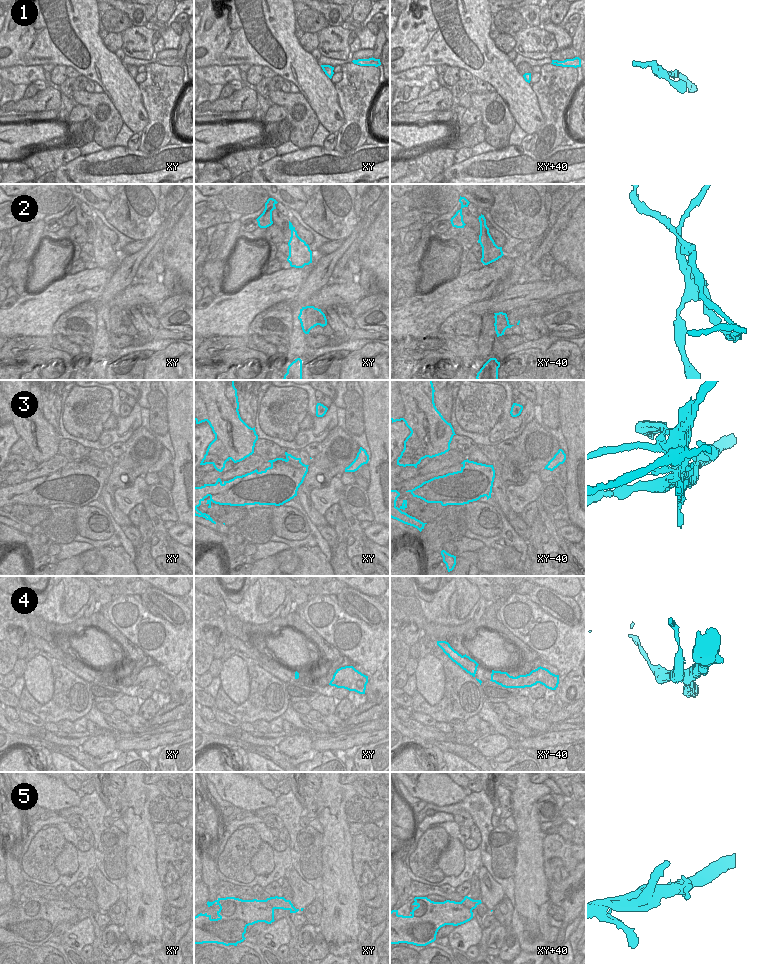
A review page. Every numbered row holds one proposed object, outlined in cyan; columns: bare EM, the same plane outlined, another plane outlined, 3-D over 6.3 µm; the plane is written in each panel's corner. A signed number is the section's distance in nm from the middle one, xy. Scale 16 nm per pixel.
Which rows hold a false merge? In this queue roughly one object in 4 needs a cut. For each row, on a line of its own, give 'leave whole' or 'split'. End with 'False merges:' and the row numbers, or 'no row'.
1: leave whole
2: split
3: split
4: split
5: leave whole
False merges: 2, 3, 4

